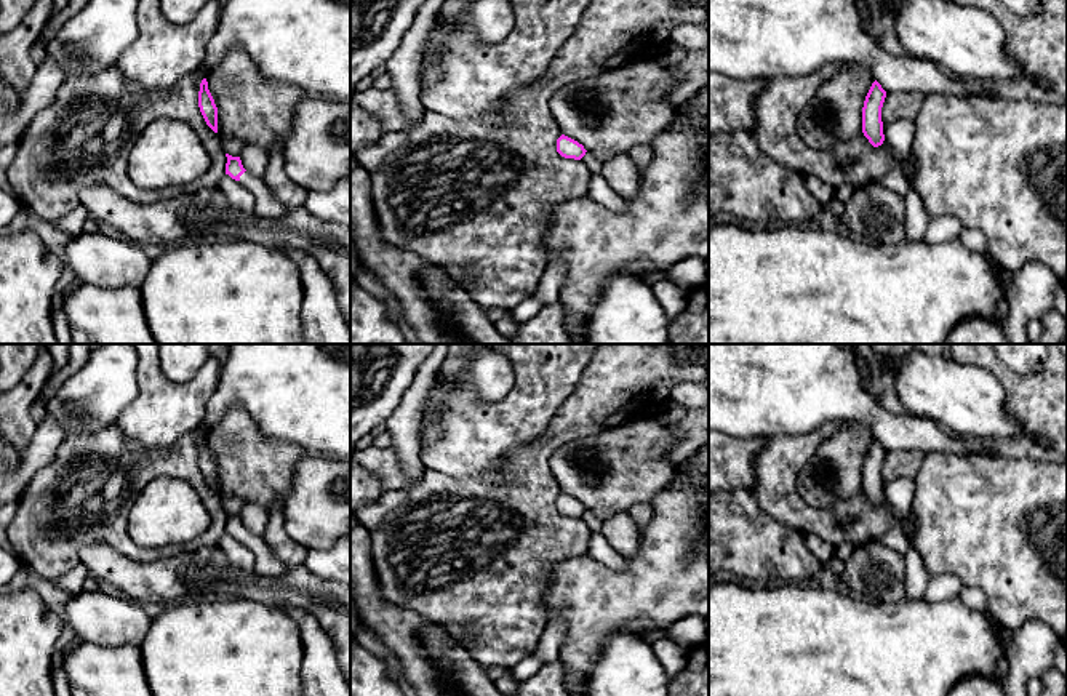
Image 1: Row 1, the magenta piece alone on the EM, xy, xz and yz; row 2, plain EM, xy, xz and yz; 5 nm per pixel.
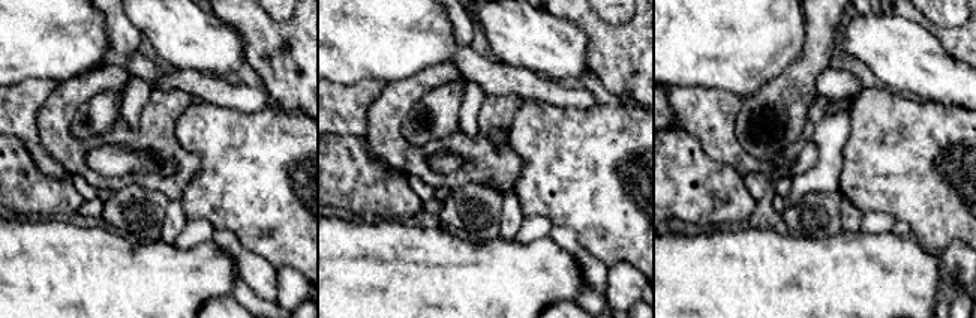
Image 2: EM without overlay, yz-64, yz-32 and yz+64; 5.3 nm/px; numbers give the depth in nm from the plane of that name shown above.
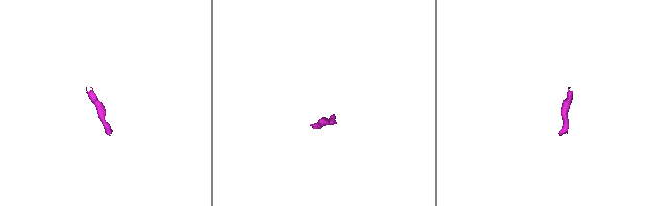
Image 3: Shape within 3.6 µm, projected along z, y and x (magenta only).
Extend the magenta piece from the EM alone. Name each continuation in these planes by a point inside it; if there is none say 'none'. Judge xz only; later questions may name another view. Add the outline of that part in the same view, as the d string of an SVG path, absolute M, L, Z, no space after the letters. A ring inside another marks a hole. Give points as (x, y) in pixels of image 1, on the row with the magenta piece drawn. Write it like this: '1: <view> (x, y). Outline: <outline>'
none

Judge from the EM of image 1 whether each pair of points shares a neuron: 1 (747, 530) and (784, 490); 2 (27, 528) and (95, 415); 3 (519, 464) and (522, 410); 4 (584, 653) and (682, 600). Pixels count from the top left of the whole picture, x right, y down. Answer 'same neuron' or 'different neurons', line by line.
1: different neurons
2: different neurons
3: different neurons
4: same neuron

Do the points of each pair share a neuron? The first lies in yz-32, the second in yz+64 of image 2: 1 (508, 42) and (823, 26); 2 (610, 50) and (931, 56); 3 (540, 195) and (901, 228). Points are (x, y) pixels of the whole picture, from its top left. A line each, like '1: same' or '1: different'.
1: different
2: different
3: different

